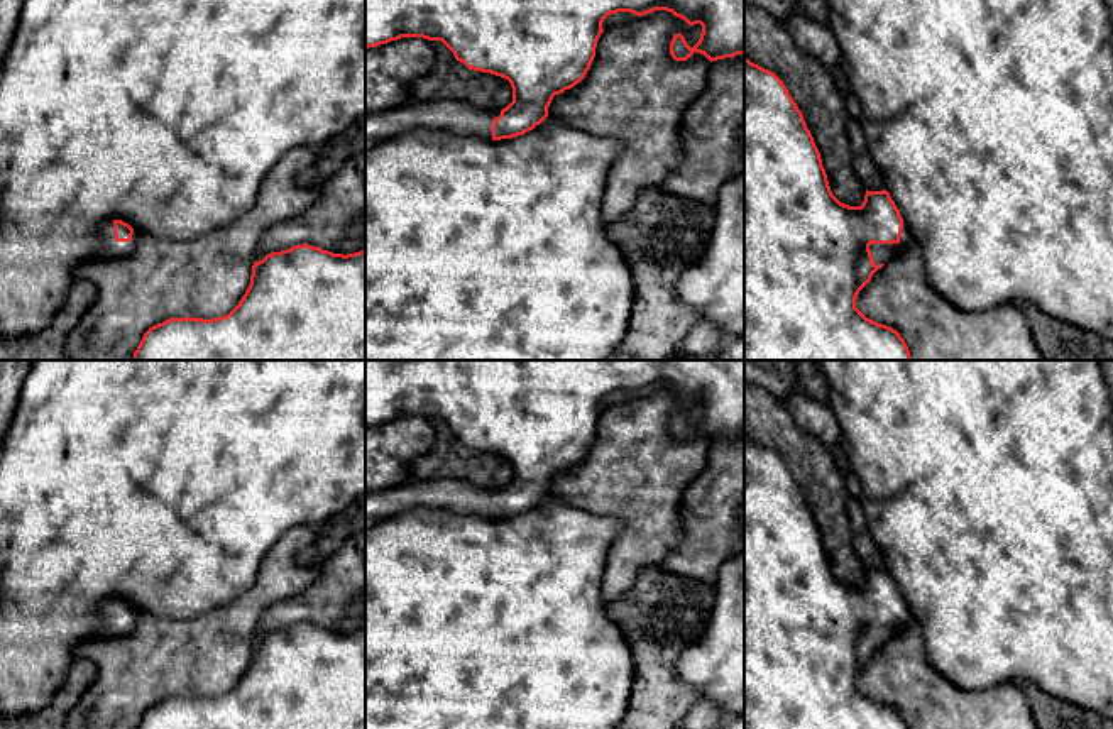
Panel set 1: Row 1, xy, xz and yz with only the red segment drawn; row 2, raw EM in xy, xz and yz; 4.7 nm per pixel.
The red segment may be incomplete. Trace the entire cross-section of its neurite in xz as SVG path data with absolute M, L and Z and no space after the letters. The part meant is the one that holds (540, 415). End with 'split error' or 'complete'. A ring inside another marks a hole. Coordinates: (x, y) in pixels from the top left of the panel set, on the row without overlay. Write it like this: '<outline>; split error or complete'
M365 360L365 428L401 416L441 419L469 448L501 455L513 467L513 480L502 489L477 487L457 479L431 479L408 480L403 485L365 494L365 528L416 507L447 509L484 519L523 514L548 496L555 474L585 457L607 394L631 391L641 396L655 389L672 391L688 404L702 404L700 418L694 426L680 411L673 414L670 433L675 440L687 440L694 431L704 433L710 441L744 433L744 360Z; split error

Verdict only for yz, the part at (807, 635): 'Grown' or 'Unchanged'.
Grown

